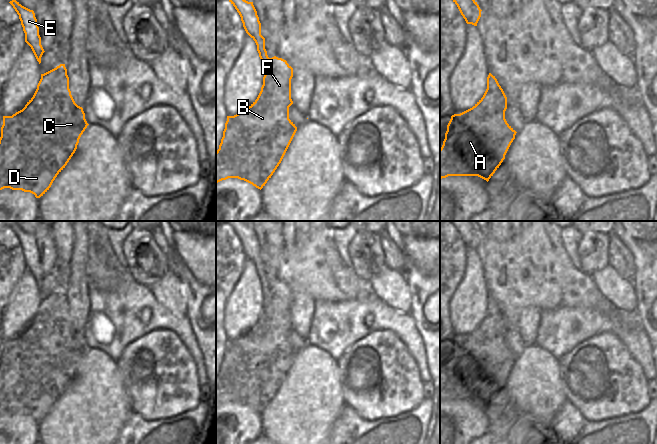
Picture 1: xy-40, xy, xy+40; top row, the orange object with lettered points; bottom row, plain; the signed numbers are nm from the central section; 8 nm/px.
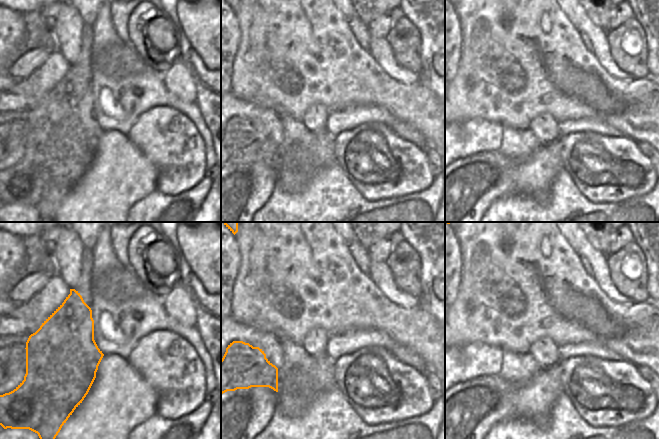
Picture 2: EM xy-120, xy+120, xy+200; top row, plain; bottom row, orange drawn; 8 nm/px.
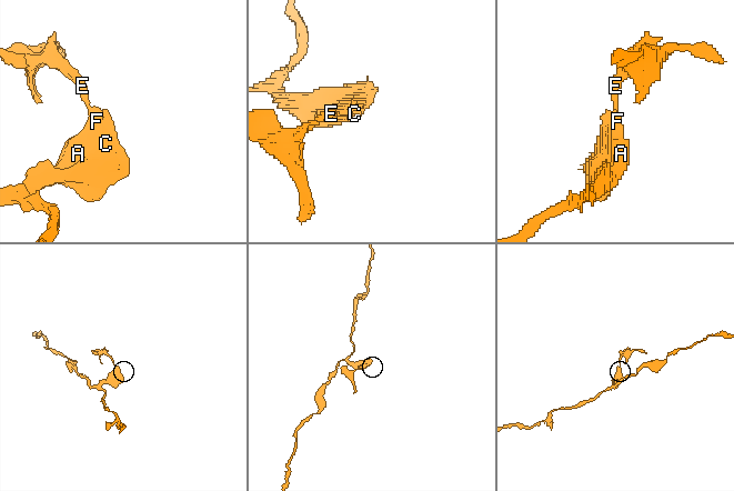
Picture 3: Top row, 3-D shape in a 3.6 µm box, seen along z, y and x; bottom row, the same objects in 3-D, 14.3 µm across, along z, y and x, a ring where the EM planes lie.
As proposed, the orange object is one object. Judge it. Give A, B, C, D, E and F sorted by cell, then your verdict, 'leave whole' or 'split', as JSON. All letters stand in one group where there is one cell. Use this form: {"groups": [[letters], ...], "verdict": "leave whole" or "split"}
{"groups": [["A", "B", "C", "D", "F"], ["E"]], "verdict": "split"}

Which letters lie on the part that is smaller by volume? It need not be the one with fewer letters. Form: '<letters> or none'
E.

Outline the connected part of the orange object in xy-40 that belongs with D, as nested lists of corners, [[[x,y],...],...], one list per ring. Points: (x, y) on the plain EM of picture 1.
[[[65,288],[41,298],[37,313],[25,331],[12,340],[3,340],[0,361],[0,414],[10,412],[30,416],[36,422],[43,420],[75,377],[79,363],[88,349],[83,332],[75,327],[71,319]]]

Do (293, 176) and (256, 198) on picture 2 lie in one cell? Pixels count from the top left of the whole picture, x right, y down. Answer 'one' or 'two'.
two

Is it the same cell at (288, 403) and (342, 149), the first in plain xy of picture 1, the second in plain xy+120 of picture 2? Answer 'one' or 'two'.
two

